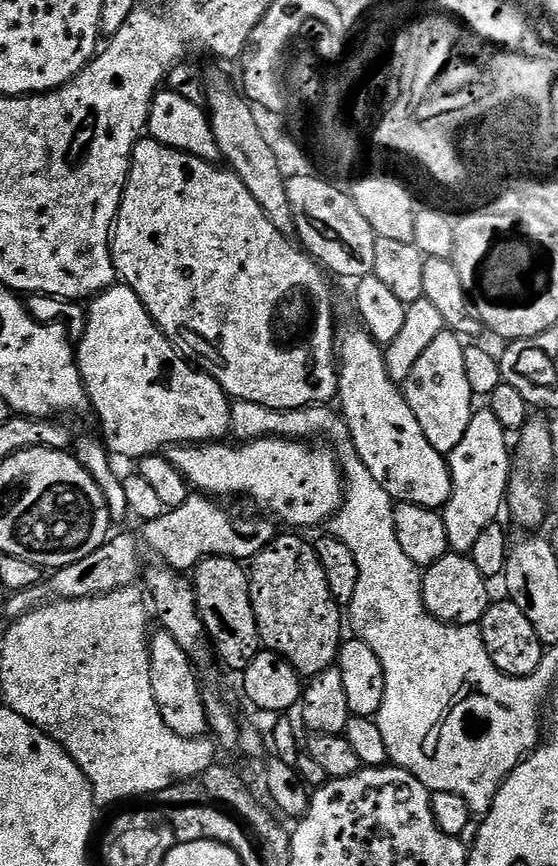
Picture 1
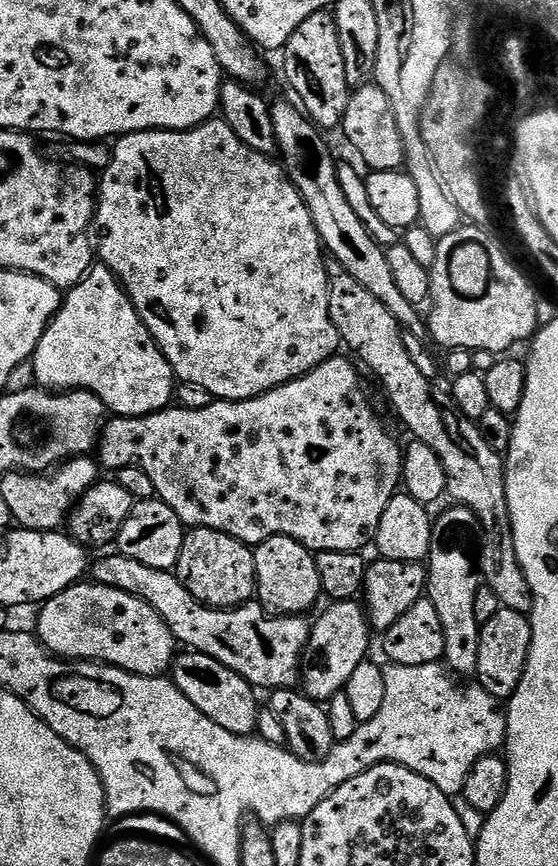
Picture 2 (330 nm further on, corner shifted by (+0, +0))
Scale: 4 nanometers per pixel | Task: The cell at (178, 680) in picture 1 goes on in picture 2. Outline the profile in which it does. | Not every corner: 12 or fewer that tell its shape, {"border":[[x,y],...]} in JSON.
{"border":[[81,582],[39,605],[53,657],[164,676],[178,645],[146,602]]}

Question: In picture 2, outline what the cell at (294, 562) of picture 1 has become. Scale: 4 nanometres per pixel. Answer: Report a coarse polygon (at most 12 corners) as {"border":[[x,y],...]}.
{"border":[[289,536],[255,545],[255,599],[272,616],[322,600],[314,553]]}

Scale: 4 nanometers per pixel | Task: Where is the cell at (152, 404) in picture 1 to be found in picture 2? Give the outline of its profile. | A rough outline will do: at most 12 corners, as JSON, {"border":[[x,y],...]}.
{"border":[[116,275],[67,289],[32,355],[45,390],[113,417],[173,403],[178,380]]}

